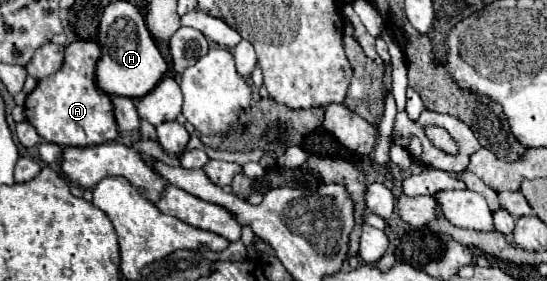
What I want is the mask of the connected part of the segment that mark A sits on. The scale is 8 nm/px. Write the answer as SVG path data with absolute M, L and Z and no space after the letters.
M74 41L66 47L64 65L52 77L38 81L38 87L26 97L24 113L38 135L60 147L88 147L114 141L118 137L112 101L94 83L94 67L100 59L100 47L94 41Z

